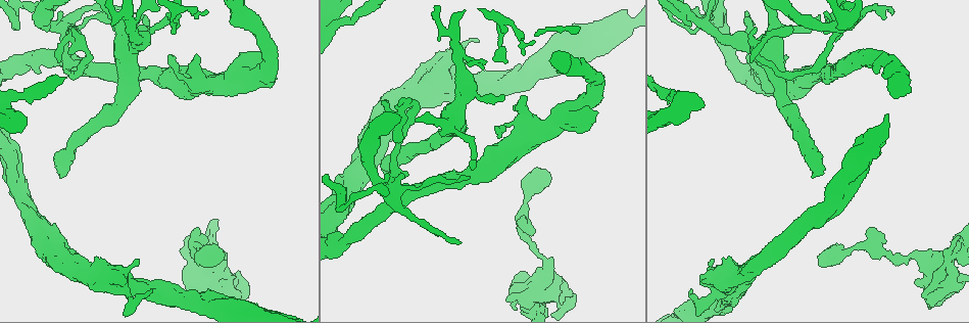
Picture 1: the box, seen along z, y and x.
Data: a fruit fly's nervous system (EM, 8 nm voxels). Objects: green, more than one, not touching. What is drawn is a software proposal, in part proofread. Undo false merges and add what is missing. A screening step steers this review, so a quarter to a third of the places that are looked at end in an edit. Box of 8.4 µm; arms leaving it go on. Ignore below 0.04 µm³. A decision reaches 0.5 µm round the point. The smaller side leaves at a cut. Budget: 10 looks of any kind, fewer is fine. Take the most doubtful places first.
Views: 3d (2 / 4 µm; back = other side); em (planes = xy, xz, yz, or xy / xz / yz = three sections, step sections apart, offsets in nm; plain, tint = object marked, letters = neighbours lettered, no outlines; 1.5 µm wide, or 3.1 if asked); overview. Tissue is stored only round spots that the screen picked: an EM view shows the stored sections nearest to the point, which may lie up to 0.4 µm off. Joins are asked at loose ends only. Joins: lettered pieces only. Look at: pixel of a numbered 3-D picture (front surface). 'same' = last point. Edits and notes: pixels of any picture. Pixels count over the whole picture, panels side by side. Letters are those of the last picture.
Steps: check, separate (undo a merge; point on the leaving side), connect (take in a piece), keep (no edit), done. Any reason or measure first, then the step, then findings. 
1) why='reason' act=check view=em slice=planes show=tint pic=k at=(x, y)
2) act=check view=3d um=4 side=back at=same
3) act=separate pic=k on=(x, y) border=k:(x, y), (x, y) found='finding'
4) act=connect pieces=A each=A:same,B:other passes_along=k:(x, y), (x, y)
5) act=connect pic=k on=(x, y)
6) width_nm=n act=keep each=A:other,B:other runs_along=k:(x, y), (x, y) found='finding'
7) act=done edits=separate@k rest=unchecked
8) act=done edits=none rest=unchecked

why='free end' act=check view=3d um=4 side=back pic=1 at=(169, 55)

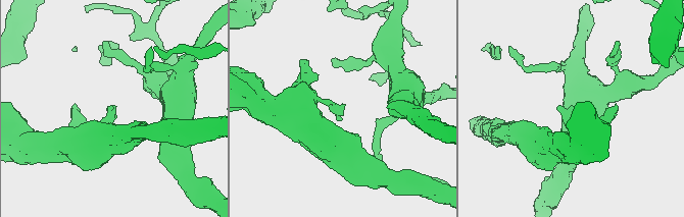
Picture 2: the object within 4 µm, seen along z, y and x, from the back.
act=check view=em slice=xy step=8 show=letters pic=2 at=(111, 109)

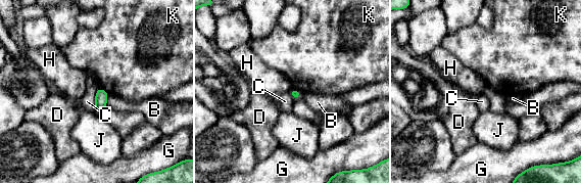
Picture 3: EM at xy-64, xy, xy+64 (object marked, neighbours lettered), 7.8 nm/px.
why='another direction' act=check view=em slice=planes show=letters at=same

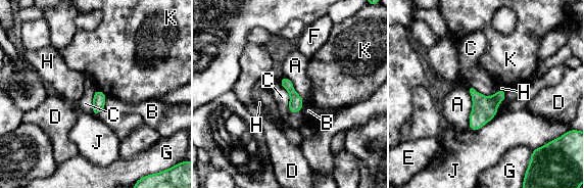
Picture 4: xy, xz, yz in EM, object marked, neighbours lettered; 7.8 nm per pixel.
act=keep each=A:other,B:other,C:other,D:other,E:other,F:other,G:other,H:other,J:other,K:other border=4:(279, 81), (289, 94), (289, 113) found='no lettered piece goes on from it'

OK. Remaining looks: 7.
why='abrupt turn' act=check view=3d um=4 pic=1 at=(234, 293)

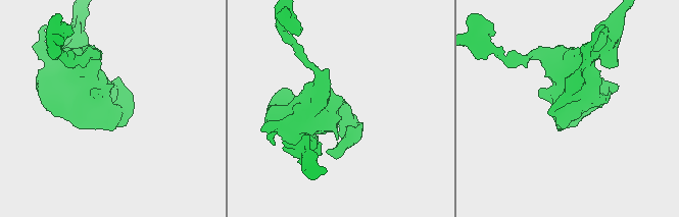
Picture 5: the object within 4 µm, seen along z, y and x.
why='need the tissue' act=check view=em slice=planes show=tint pic=5 at=(117, 108)

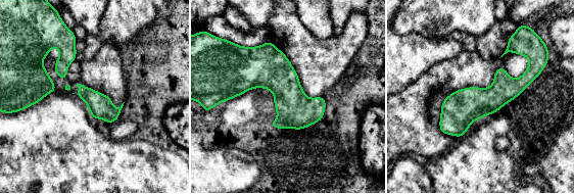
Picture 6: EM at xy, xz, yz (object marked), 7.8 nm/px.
act=check view=em slice=planes show=letters at=same

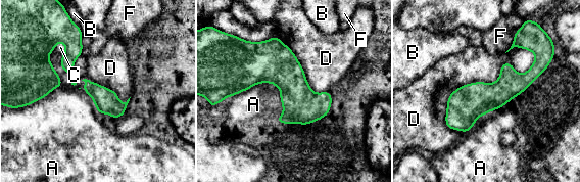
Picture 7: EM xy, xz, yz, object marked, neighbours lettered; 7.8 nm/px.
longest_contact=D:650nm act=keep each=A:other,B:other,C:other,D:other,F:other border=7:(501, 63), (449, 95), (447, 128) found='one cell here'

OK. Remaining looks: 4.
why='thin end' act=check view=3d um=2 pic=1 at=(135, 12)

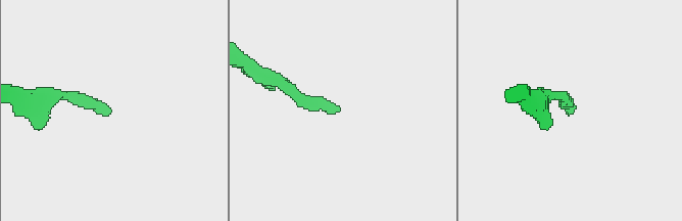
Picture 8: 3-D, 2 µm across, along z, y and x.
why='need the tissue' act=check view=em slice=xy step=8 show=tint pic=8 at=(336, 112)

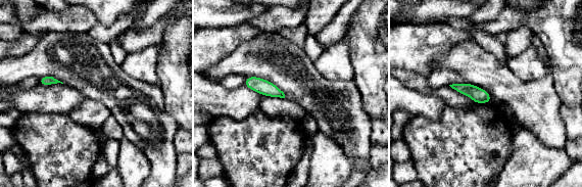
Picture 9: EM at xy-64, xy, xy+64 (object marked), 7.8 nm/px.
why='another direction' act=check view=em slice=planes show=letters at=same

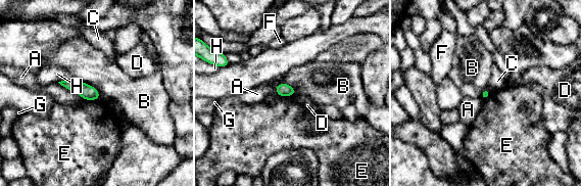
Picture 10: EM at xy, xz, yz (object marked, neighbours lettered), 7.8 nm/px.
longest_contact=B:240nm act=keep each=A:other,B:other,C:other,D:other,E:other,F:other,G:other,H:other found='none of them fits'

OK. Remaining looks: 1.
act=done edits=none rest=unchecked

